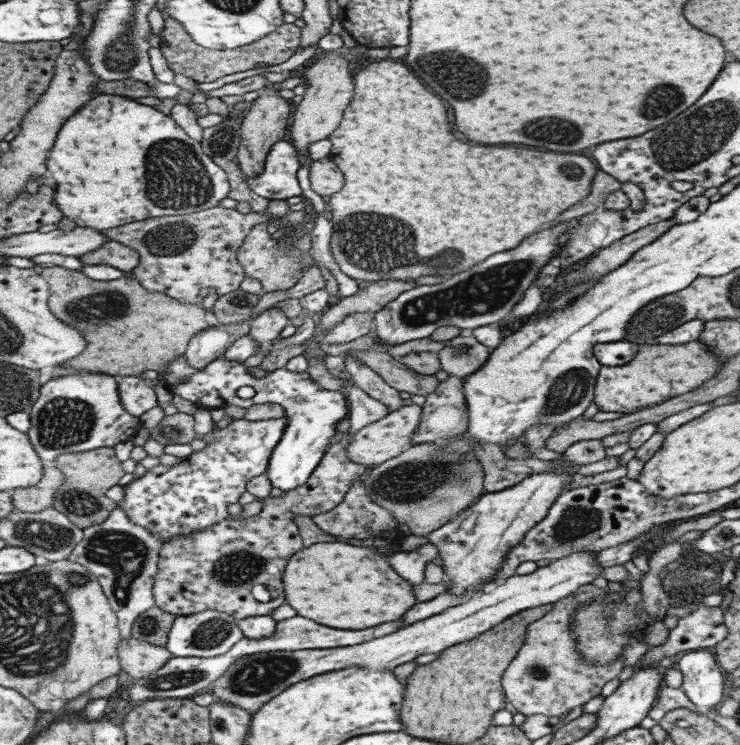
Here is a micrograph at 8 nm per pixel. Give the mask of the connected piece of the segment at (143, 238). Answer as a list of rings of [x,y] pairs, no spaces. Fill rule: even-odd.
[[[284,200],[267,201],[263,214],[253,211],[242,214],[217,205],[189,214],[137,220],[99,233],[138,253],[138,266],[130,272],[145,290],[199,305],[209,291],[221,296],[238,288],[244,276],[236,255],[243,239],[253,226],[280,218],[288,210]]]

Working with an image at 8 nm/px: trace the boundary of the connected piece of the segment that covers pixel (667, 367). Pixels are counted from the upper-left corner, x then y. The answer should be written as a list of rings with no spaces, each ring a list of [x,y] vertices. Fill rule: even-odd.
[[[699,340],[675,346],[641,346],[631,362],[617,368],[599,368],[592,401],[598,410],[623,414],[653,407],[675,396],[685,395],[685,392],[692,391],[713,378],[719,364],[723,364],[723,358],[719,362],[713,360],[709,349],[711,348],[703,346]]]

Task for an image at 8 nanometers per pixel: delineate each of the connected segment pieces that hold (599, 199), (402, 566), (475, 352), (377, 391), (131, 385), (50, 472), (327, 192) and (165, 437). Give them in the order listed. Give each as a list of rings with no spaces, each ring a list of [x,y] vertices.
[[[597,170],[589,195],[584,200],[581,200],[581,202],[577,202],[577,204],[567,208],[567,210],[563,210],[563,212],[559,214],[561,220],[555,220],[555,222],[561,223],[563,221],[577,219],[584,214],[593,212],[593,210],[601,209],[605,198],[611,192],[620,190],[622,186],[615,178],[608,175],[609,174],[605,174],[605,172],[601,170]]]
[[[428,541],[413,550],[398,550],[389,558],[389,564],[395,572],[399,572],[399,576],[403,576],[403,579],[413,586],[423,582],[425,564],[435,558],[437,558],[437,547]]]
[[[461,329],[455,338],[444,342],[443,348],[436,352],[439,368],[448,376],[464,378],[475,372],[489,357],[491,349],[477,342],[471,329]]]
[[[342,356],[345,370],[349,373],[354,385],[373,401],[385,404],[389,412],[403,406],[403,400],[398,392],[391,388],[376,372],[367,368],[365,364],[353,360],[351,356]]]
[[[137,375],[123,376],[121,382],[117,382],[117,391],[121,406],[131,416],[141,416],[156,406],[153,387]]]
[[[45,468],[45,474],[35,486],[29,488],[13,488],[10,499],[16,510],[23,512],[41,512],[46,507],[51,507],[53,494],[63,484],[64,476],[60,470]]]
[[[328,157],[315,160],[308,165],[311,190],[320,197],[333,195],[343,186],[343,176]]]
[[[178,410],[171,415],[163,415],[157,425],[148,430],[149,436],[163,447],[167,444],[189,444],[199,435],[193,431],[193,412]]]

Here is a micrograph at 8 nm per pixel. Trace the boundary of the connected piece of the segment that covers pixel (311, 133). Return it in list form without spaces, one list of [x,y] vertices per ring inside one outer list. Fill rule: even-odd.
[[[356,45],[352,48],[342,46],[338,50],[319,51],[304,68],[301,75],[307,87],[301,101],[291,112],[286,135],[286,139],[291,142],[297,155],[307,158],[309,144],[328,138],[337,128],[344,108],[353,96],[353,81],[349,74],[347,57],[343,55],[344,53],[360,54],[365,52],[365,49],[363,46]]]

